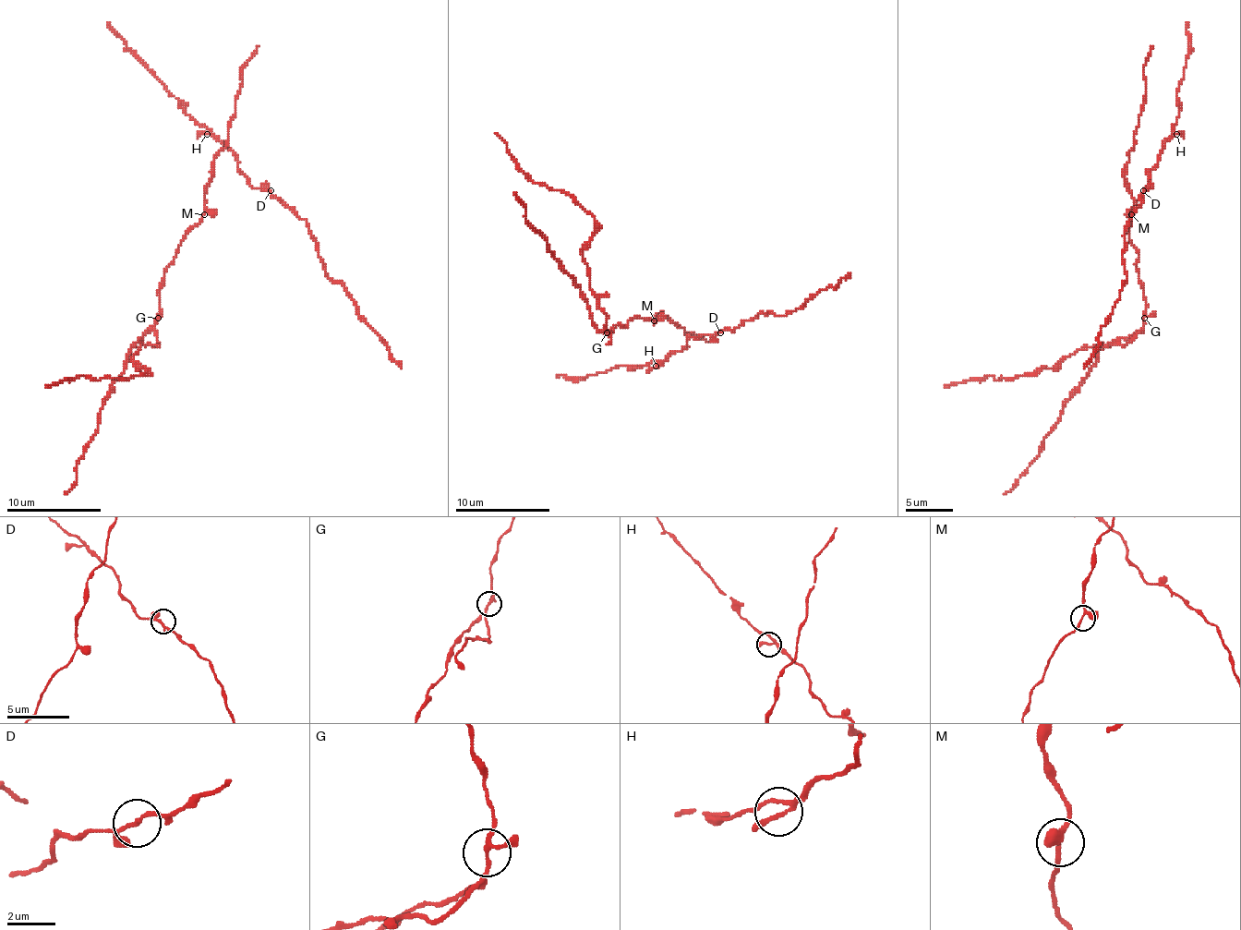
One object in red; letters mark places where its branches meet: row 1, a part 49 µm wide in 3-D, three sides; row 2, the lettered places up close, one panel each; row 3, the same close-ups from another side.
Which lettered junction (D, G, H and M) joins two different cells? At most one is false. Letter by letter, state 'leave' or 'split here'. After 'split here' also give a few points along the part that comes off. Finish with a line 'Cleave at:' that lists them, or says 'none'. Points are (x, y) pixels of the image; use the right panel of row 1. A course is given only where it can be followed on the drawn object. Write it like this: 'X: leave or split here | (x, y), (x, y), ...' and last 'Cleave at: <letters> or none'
D: leave
G: split here | (1143, 319), (1143, 326), (1125, 344), (1081, 347), (1060, 359), (1051, 368), (996, 380), (992, 376), (945, 387)
H: leave
M: leave
Cleave at: G

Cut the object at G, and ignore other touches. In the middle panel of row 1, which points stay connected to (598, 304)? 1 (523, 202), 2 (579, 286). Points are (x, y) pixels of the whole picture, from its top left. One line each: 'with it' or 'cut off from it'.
1: cut off from it
2: cut off from it

